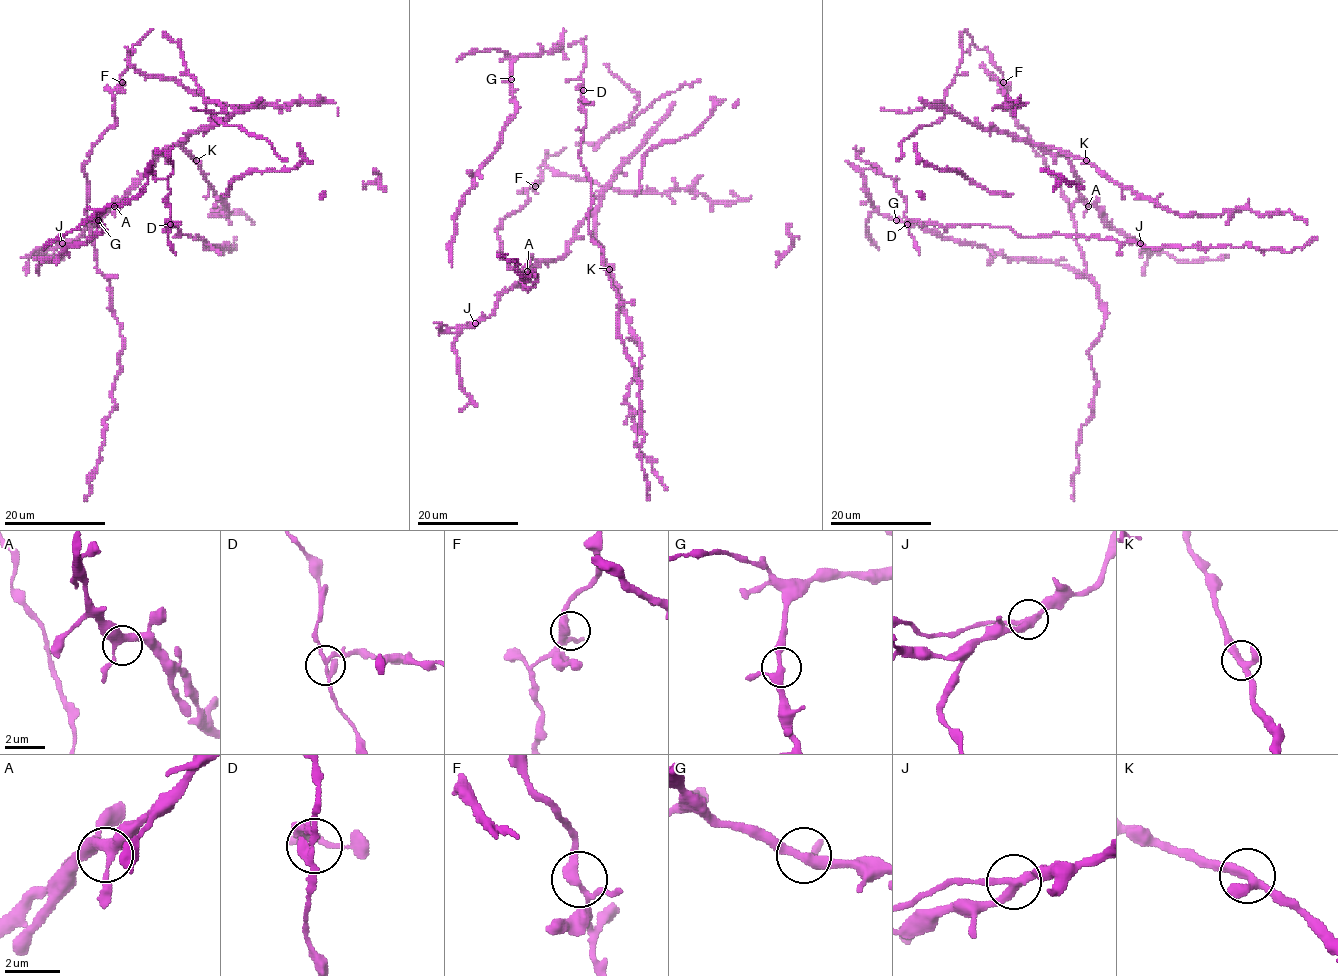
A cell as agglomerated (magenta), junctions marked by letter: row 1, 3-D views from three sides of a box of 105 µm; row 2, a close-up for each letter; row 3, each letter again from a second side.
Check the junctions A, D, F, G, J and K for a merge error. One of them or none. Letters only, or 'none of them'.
J

